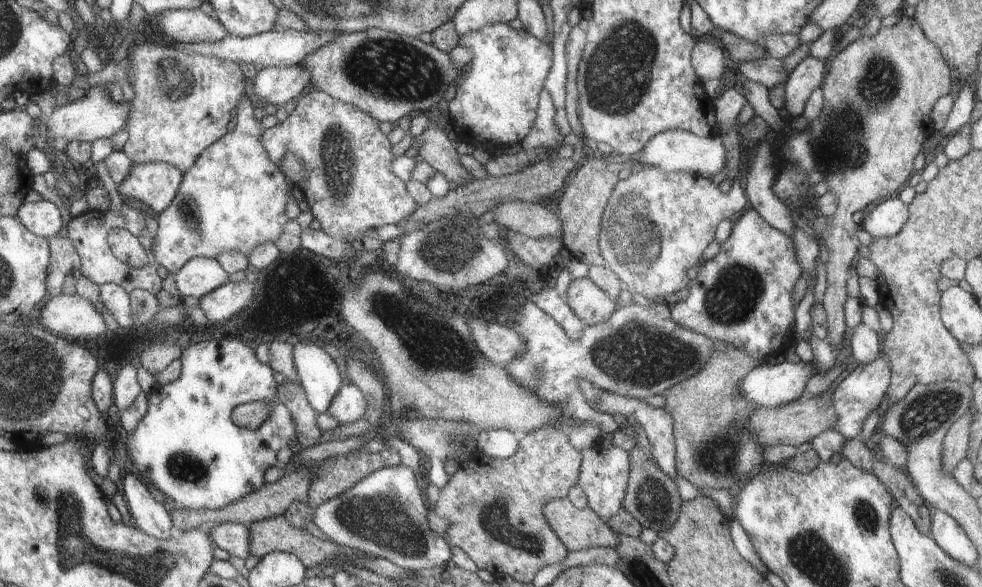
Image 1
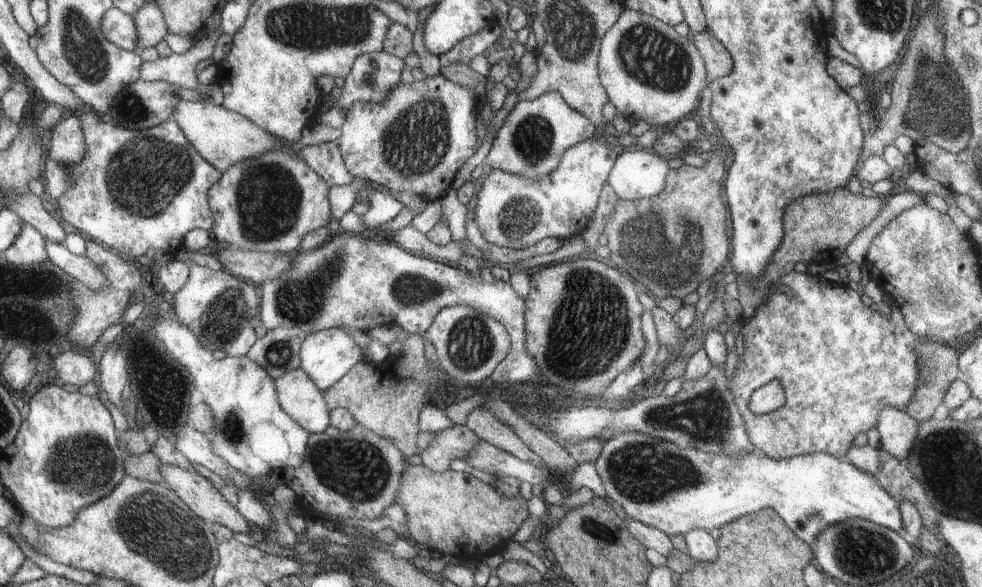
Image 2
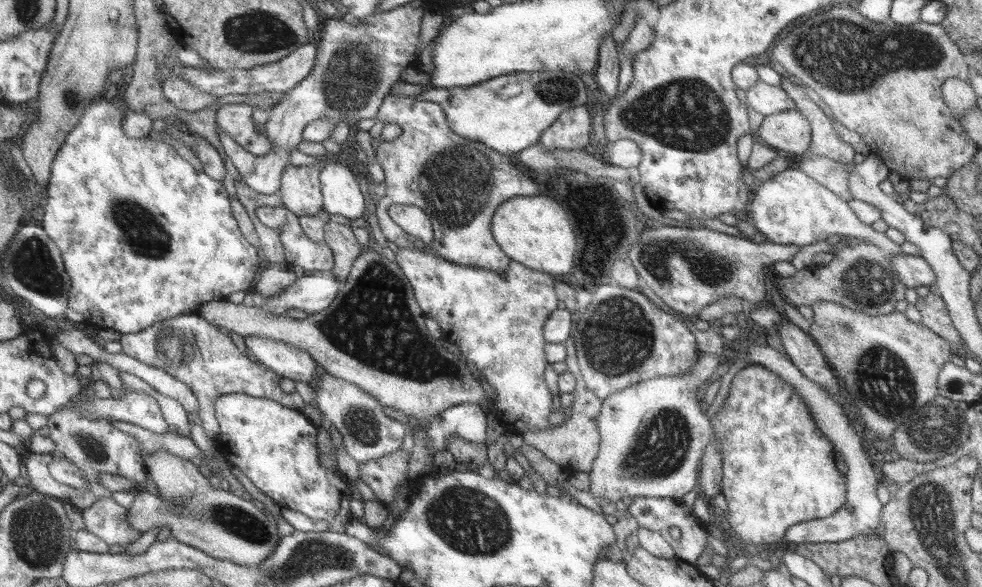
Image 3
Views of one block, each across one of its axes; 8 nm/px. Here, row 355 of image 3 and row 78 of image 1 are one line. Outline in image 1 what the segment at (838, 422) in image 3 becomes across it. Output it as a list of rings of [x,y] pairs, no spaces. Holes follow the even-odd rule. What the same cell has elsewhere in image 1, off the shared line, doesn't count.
[[[769,56],[751,62],[742,62],[737,68],[747,79],[766,86],[768,89],[784,84],[789,76],[783,68],[782,59]]]

